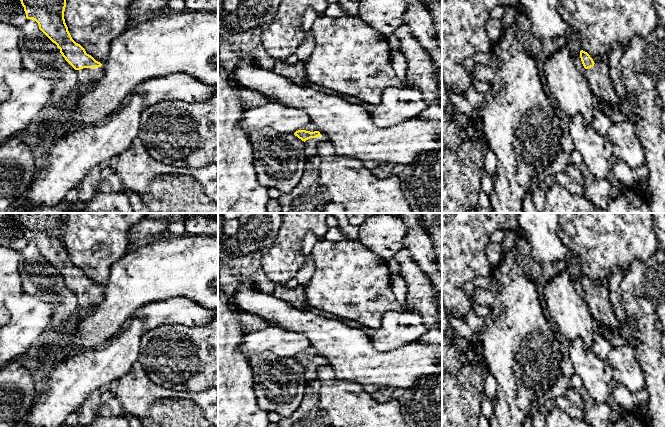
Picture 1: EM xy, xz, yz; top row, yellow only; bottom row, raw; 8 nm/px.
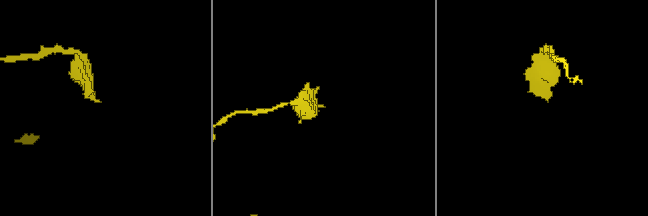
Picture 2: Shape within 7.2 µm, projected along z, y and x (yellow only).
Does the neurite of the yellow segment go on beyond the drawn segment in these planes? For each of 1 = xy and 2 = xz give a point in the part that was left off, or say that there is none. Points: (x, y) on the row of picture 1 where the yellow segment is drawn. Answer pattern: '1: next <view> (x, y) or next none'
1: next xy (87, 76)
2: next xz (310, 146)

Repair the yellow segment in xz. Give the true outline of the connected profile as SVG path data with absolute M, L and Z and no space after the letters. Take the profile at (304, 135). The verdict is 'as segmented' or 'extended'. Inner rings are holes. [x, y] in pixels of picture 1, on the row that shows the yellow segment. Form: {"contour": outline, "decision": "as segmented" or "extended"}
{"contour": "M298 130L294 133L294 135L304 142L304 150L307 157L317 155L318 143L326 138L322 136L319 131L310 132L306 130Z", "decision": "extended"}

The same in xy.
{"contour": "M20 0L27 19L35 20L39 29L60 49L65 60L77 71L78 83L87 87L101 79L102 64L76 43L65 23L66 0Z", "decision": "extended"}

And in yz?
{"contour": "M581 50L580 58L585 68L583 74L595 98L612 108L617 108L620 98L616 95L611 83L608 57L595 63L587 52Z", "decision": "extended"}

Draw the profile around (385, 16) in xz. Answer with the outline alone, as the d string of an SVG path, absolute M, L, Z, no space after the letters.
M361 0L358 16L387 37L404 24L408 6L406 0Z

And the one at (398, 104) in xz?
M406 85L387 87L381 95L381 102L371 113L377 126L391 127L403 121L419 117L427 108L421 92Z

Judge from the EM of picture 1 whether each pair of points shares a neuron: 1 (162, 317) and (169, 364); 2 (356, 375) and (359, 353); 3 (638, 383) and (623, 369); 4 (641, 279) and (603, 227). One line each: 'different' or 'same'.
1: different
2: same
3: same
4: different

